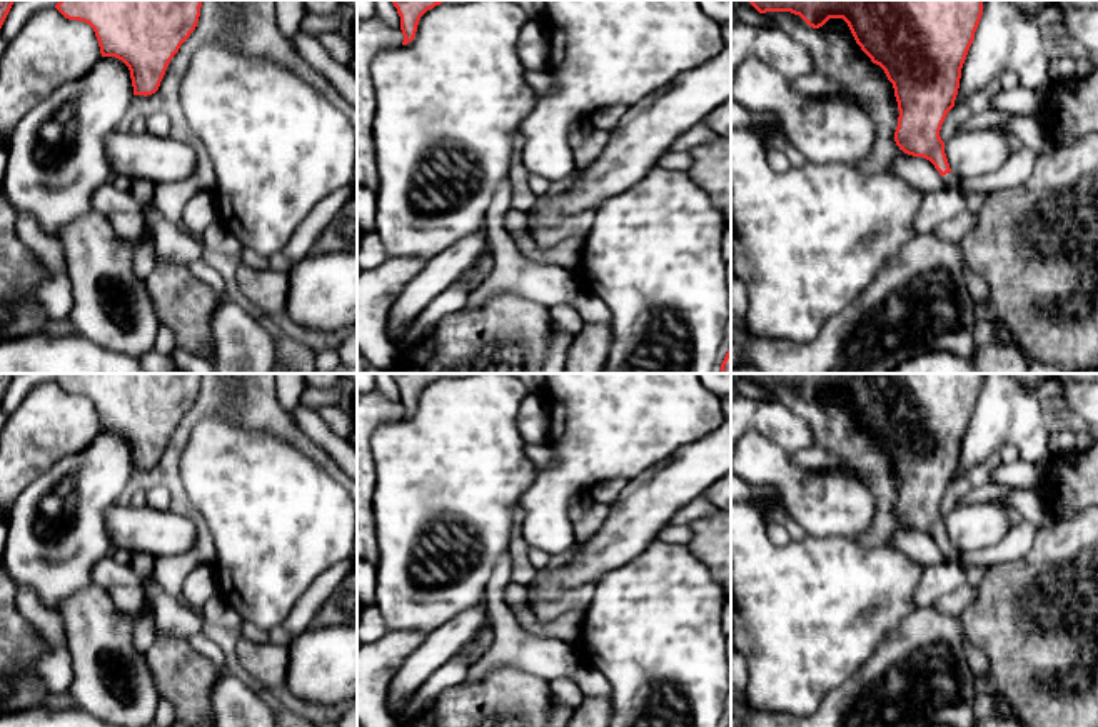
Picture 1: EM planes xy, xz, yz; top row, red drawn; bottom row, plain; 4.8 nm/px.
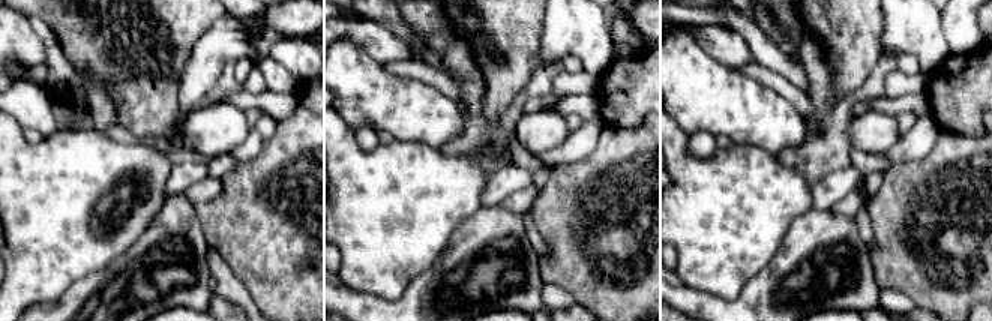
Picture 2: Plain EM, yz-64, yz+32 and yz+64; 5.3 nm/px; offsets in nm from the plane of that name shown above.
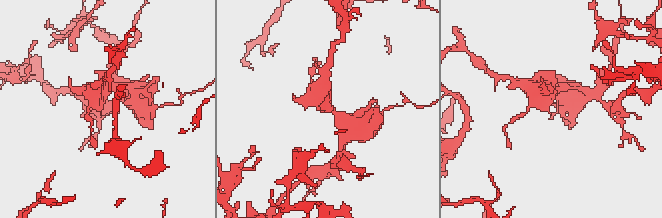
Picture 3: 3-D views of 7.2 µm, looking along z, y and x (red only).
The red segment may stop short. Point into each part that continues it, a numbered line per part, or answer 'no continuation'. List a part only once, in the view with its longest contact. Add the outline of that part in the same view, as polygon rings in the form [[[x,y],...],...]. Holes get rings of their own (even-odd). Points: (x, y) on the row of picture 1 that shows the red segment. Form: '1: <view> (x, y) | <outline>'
1: yz (951, 180) | [[[954,172],[943,175],[943,180],[946,183],[946,188],[956,188],[956,190],[963,192],[961,187],[959,187],[961,178]]]

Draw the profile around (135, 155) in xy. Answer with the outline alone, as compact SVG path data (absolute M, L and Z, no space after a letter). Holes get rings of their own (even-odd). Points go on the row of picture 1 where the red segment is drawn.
M117 130L105 140L113 177L147 178L154 183L180 182L197 167L194 147L150 132Z

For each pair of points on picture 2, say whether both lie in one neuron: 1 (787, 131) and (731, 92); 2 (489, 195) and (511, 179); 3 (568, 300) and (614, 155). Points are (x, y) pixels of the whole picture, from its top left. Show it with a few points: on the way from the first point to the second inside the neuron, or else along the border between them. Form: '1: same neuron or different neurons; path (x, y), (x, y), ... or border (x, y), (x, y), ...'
1: same neuron; path (773, 123), (754, 114), (745, 105)
2: same neuron; path (494, 192), (506, 180)
3: different neurons; border (545, 282), (565, 288), (575, 302)

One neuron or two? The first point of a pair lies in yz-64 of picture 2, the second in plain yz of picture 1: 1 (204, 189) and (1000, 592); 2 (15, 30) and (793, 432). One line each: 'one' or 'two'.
1: two
2: one

